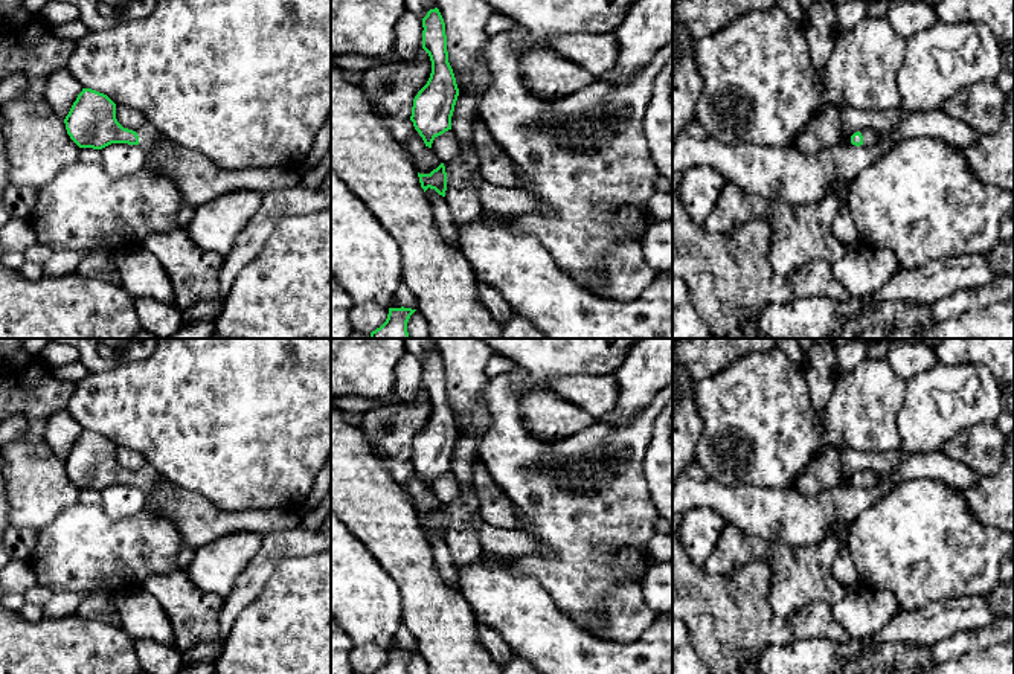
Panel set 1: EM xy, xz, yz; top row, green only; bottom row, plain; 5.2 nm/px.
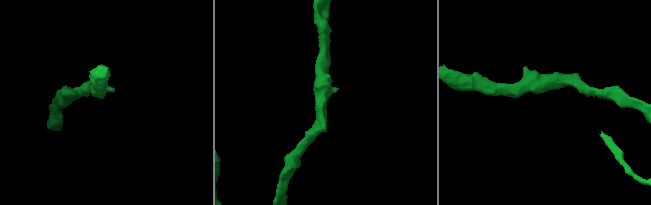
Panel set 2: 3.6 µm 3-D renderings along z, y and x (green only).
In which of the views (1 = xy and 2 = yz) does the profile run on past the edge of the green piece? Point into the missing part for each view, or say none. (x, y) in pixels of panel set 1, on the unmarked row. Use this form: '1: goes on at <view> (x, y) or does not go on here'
1: goes on at xy (148, 478)
2: goes on at yz (869, 478)

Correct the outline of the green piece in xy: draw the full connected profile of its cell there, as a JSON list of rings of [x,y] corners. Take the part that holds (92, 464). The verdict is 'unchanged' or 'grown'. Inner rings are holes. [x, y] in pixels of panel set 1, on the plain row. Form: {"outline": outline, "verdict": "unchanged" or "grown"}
{"outline": [[[82,430],[64,465],[67,476],[79,489],[102,491],[111,485],[128,485],[139,486],[149,496],[160,479],[149,465],[139,473],[124,470],[116,461],[116,445],[91,430]]], "verdict": "grown"}

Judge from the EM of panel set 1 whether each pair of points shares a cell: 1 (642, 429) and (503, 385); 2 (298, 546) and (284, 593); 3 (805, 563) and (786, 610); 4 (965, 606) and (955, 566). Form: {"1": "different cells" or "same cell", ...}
{"1": "same cell", "2": "different cells", "3": "same cell", "4": "different cells"}

